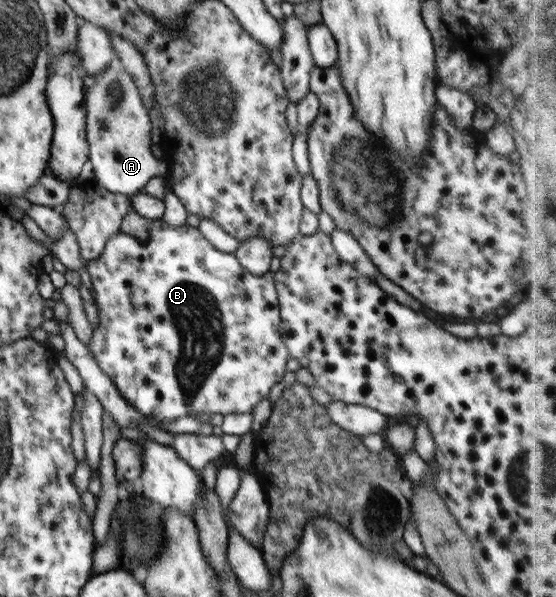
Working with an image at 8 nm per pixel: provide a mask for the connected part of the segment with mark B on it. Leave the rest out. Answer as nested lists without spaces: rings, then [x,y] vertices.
[[[162,218],[150,222],[149,236],[146,239],[138,239],[135,236],[117,232],[105,244],[103,253],[85,267],[92,279],[92,292],[94,304],[99,312],[100,323],[94,325],[93,337],[89,346],[96,359],[97,365],[112,379],[120,394],[150,422],[158,422],[160,430],[166,431],[172,420],[176,418],[192,416],[194,413],[223,414],[249,413],[264,398],[269,398],[270,390],[274,384],[281,382],[286,374],[286,362],[290,353],[284,344],[281,333],[281,318],[279,300],[277,297],[274,273],[268,271],[266,275],[255,276],[246,272],[238,262],[234,253],[226,253],[216,249],[196,227],[186,224],[182,227],[170,227]]]

